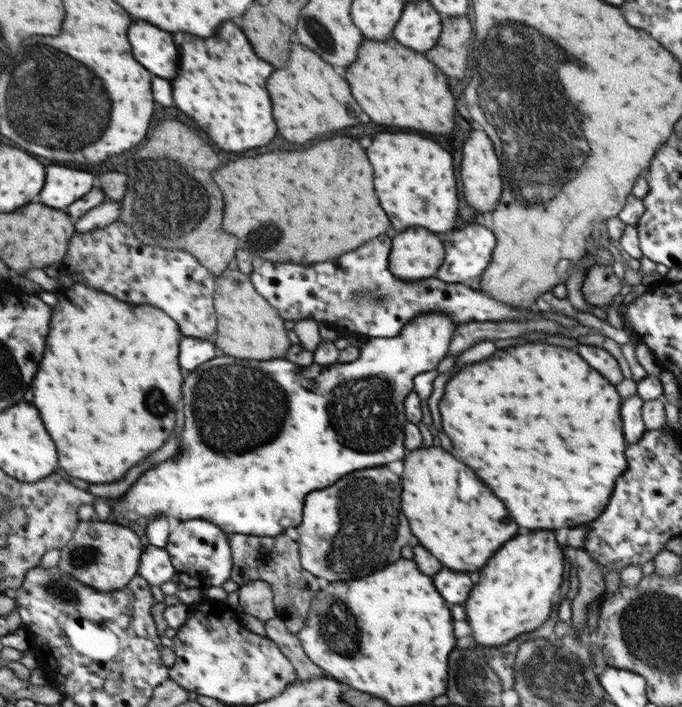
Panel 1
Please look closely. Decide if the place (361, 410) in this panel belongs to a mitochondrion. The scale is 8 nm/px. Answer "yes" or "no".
yes

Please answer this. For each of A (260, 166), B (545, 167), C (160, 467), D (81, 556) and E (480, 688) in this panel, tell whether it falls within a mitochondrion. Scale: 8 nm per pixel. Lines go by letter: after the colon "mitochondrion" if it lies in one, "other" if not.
A: other
B: mitochondrion
C: other
D: mitochondrion
E: mitochondrion

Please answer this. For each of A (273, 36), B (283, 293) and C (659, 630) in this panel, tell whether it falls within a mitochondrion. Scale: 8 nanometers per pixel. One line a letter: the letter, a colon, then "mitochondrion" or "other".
A: other
B: other
C: mitochondrion

